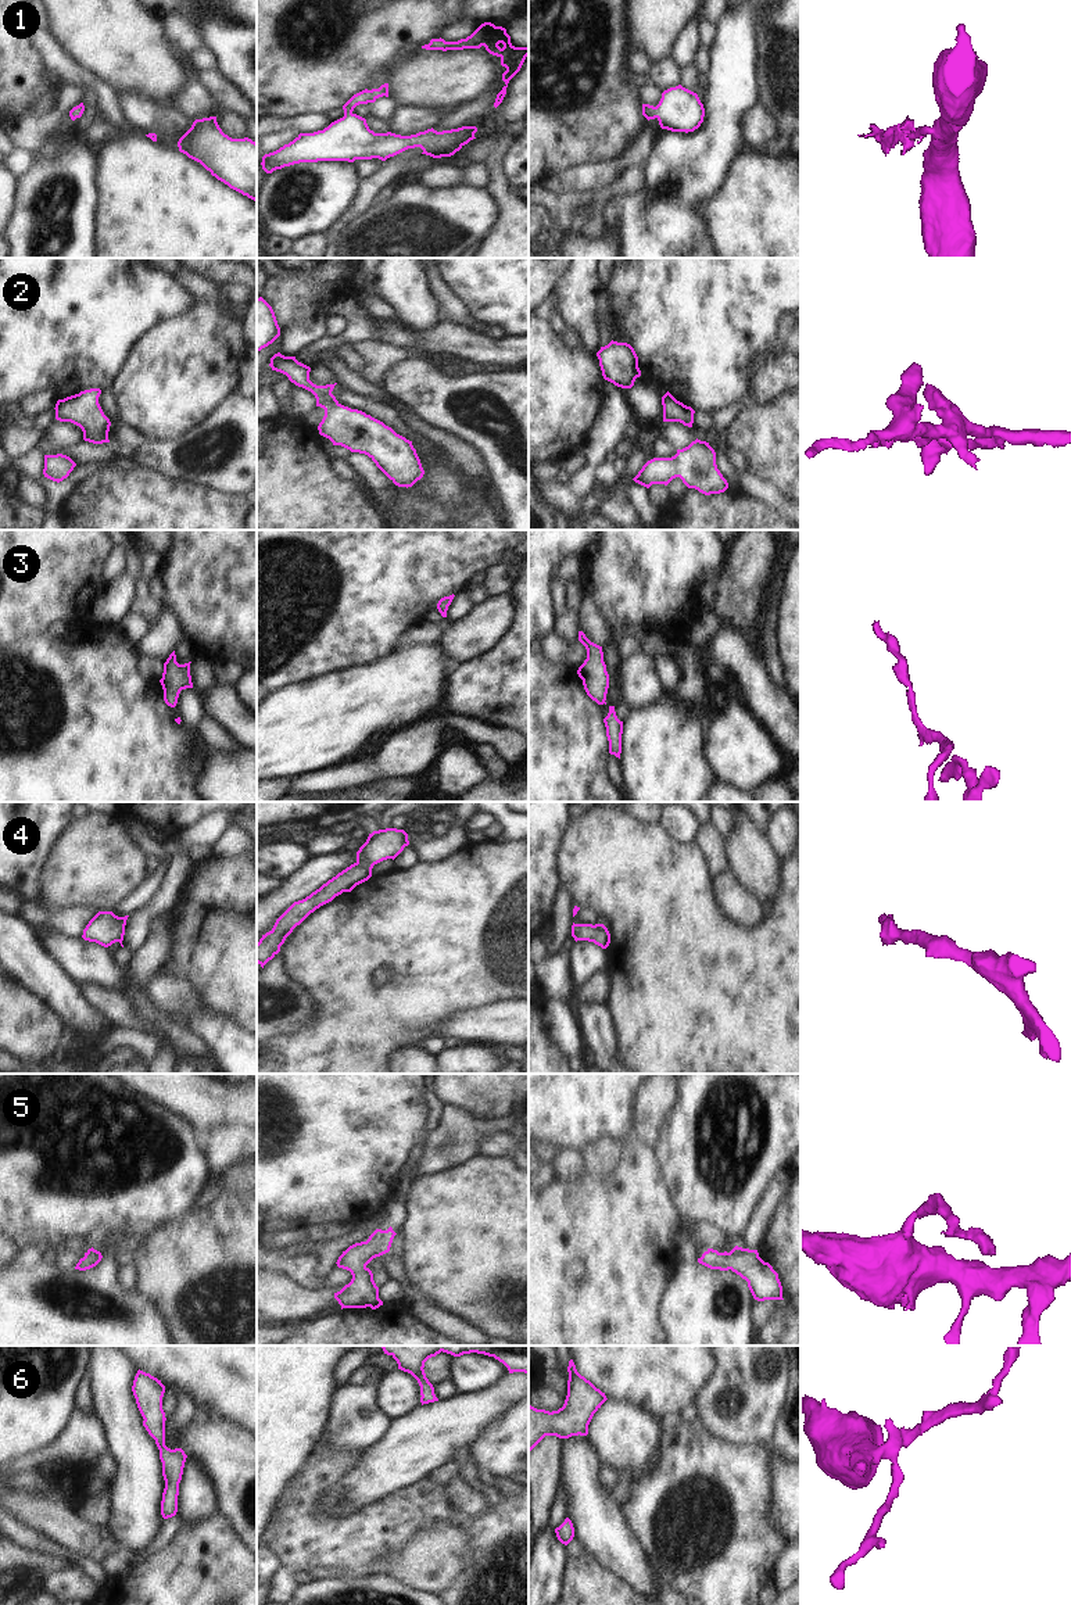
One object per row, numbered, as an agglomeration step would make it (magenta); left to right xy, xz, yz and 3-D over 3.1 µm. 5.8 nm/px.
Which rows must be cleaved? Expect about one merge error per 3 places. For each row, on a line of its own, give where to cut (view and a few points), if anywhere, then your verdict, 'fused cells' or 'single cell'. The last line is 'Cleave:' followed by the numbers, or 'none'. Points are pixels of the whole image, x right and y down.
1: cut none; single cell
2: cut none; single cell
3: cut none; single cell
4: cut none; single cell
5: cut none; single cell
6: cut none; single cell
Cleave: none

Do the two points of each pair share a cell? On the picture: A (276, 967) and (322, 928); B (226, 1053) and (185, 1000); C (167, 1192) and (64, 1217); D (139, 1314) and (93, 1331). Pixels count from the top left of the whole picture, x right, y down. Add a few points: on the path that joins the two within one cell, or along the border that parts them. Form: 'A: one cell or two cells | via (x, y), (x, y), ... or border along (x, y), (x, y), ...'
A: two cells | border along (279, 952), (286, 974), (303, 988)
B: one cell | via (222, 1041), (194, 1013)
C: one cell | via (142, 1192), (129, 1192), (113, 1199), (89, 1199)
D: one cell | via (128, 1325), (122, 1331), (104, 1331)

